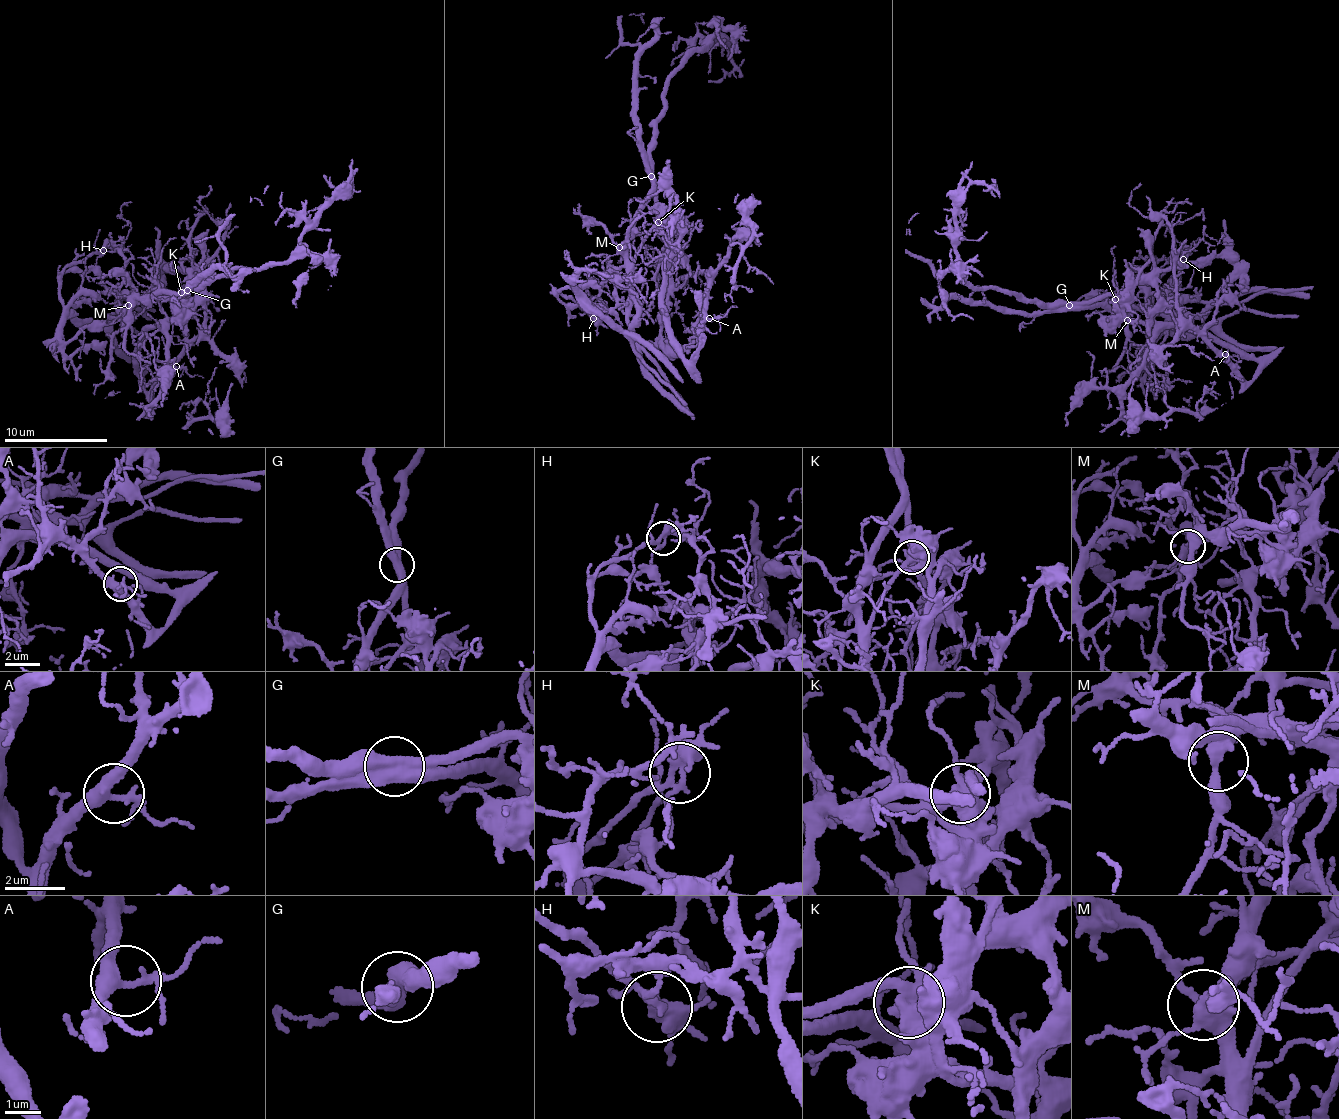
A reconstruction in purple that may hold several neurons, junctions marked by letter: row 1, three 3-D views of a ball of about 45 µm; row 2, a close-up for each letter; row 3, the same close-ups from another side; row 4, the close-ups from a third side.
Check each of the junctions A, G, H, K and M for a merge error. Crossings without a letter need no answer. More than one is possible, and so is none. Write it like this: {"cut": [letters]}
{"cut": ["G", "H", "K"]}

